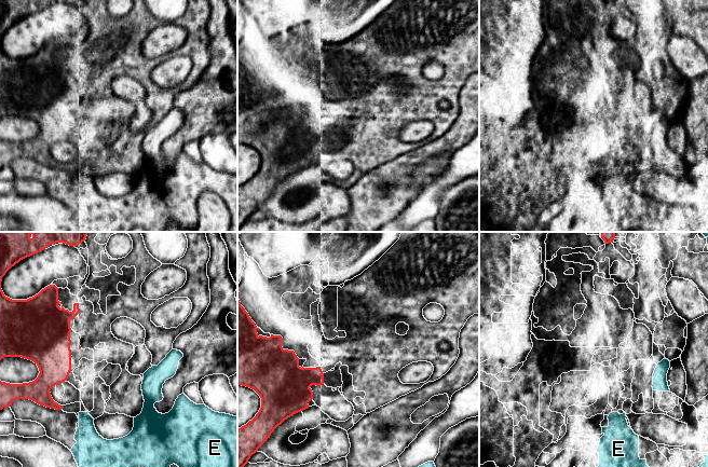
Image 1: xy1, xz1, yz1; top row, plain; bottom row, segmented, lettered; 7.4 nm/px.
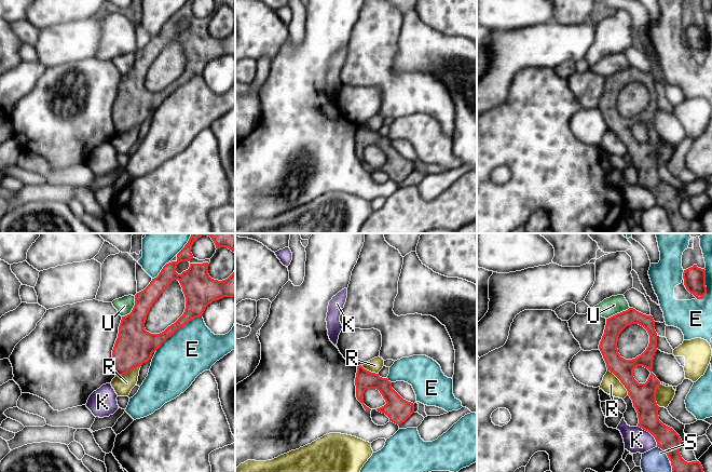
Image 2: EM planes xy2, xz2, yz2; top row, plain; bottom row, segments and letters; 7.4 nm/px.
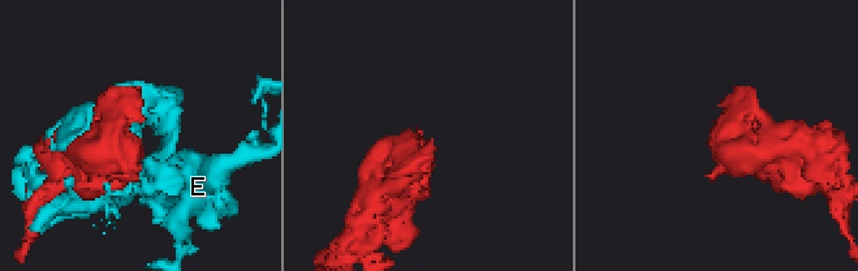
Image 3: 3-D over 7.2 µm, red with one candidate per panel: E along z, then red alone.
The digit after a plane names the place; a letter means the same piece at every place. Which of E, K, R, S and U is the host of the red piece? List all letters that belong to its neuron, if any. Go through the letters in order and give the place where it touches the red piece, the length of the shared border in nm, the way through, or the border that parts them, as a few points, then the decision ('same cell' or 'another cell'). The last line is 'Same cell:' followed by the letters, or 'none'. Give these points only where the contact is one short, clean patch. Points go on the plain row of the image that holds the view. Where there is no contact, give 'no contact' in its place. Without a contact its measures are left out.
E: meets red in xy2 at (178, 86); contact 440 nm long; another cell
K: meets red in yz2 at (651, 191); contact 220 nm long; border along yz2 (638, 184), (646, 188), (654, 196), (657, 204); another cell
R: meets red in yz2 at (620, 139); contact 240 nm long; another cell
S: meets red in yz2 at (665, 210); contact 150 nm long; border along yz2 (657, 204), (670, 218); another cell
U: meets red in xy2 at (133, 66); contact 190 nm long; another cell
Same cell: none

